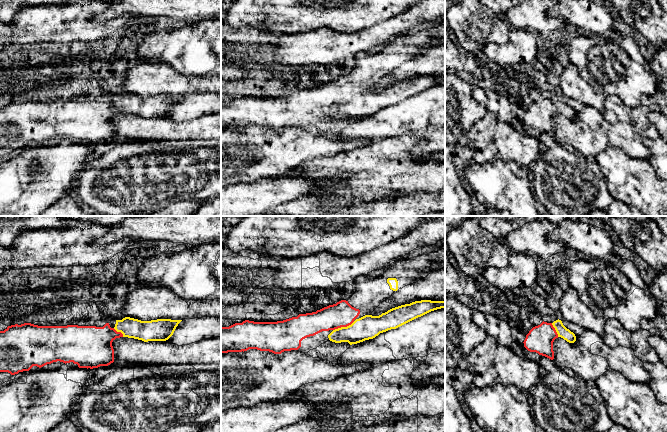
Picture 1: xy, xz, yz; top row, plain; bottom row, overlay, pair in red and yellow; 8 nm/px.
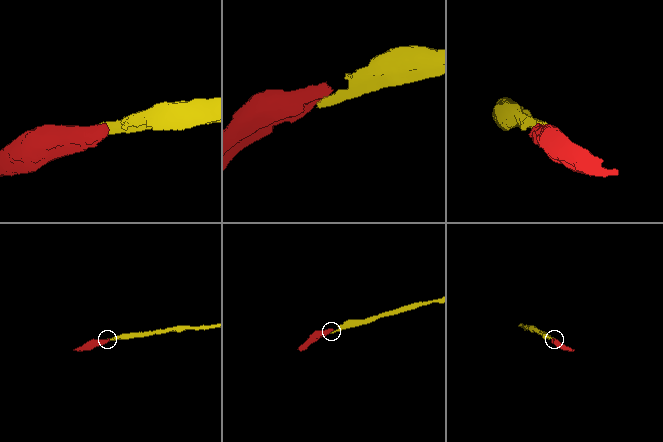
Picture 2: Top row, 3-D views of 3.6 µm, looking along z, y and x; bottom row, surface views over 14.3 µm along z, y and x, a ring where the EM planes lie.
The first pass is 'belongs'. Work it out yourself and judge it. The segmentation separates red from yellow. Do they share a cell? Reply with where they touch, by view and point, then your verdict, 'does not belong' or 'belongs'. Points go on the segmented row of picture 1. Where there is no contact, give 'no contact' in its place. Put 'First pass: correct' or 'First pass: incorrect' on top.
First pass: correct
xz (343, 326) | belongs

